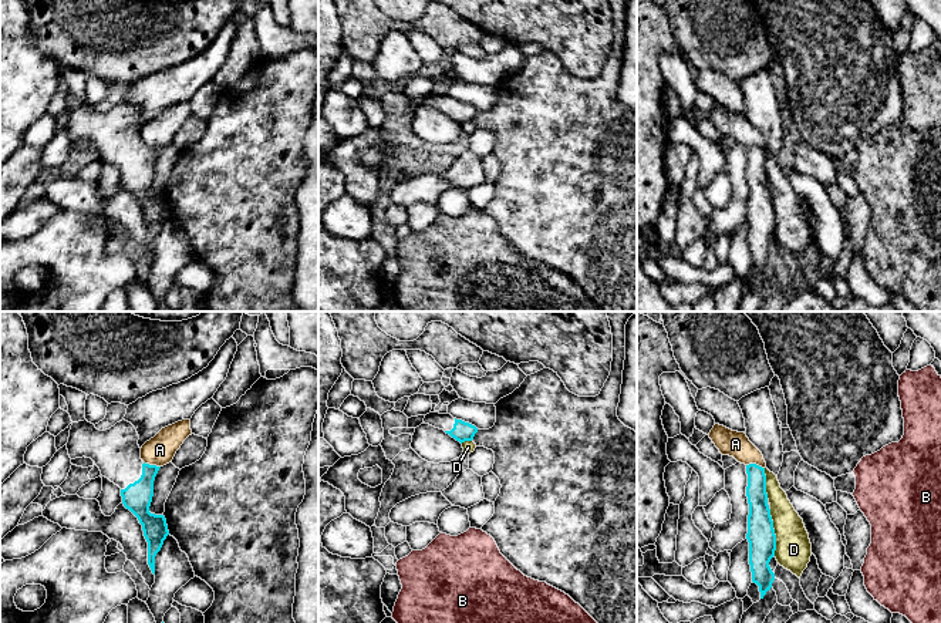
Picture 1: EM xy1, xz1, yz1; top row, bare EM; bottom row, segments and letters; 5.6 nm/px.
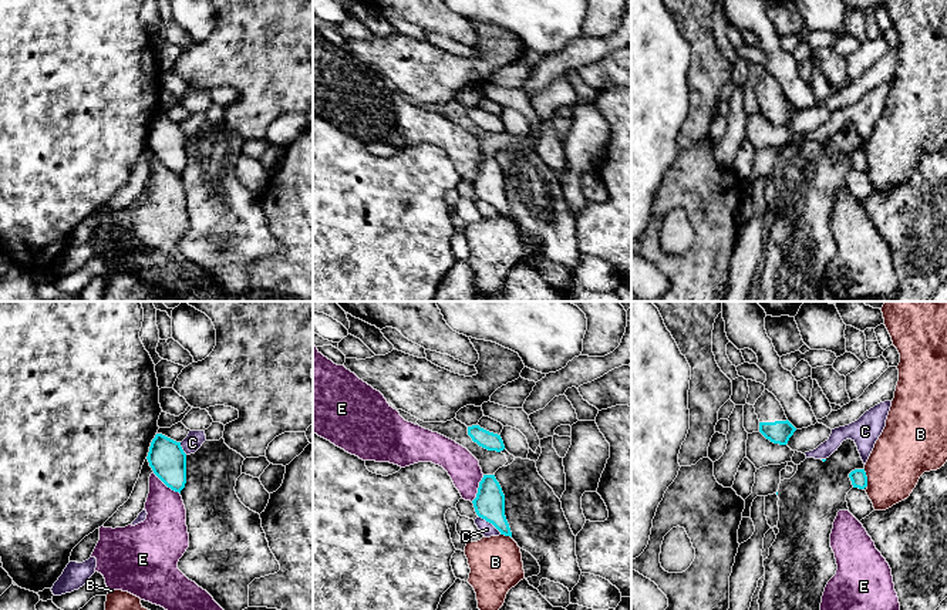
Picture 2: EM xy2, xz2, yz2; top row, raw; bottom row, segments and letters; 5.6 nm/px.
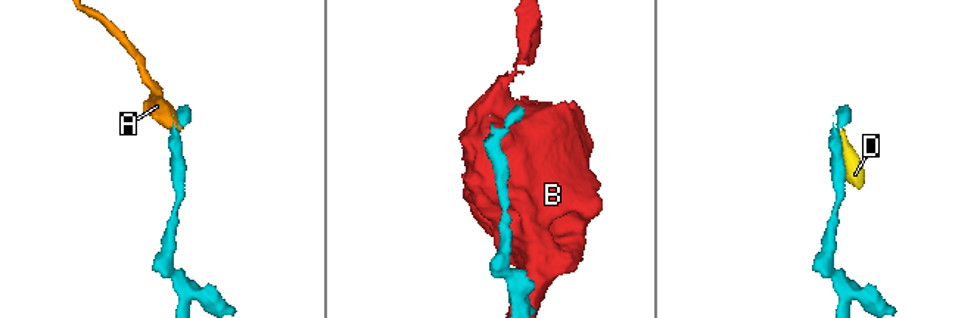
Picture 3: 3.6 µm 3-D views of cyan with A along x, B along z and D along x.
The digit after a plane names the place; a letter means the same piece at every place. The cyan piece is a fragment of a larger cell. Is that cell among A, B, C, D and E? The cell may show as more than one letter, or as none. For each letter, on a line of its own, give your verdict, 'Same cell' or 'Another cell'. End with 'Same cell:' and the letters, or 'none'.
A: Another cell
B: Another cell
C: Another cell
D: Another cell
E: Another cell
Same cell: none

